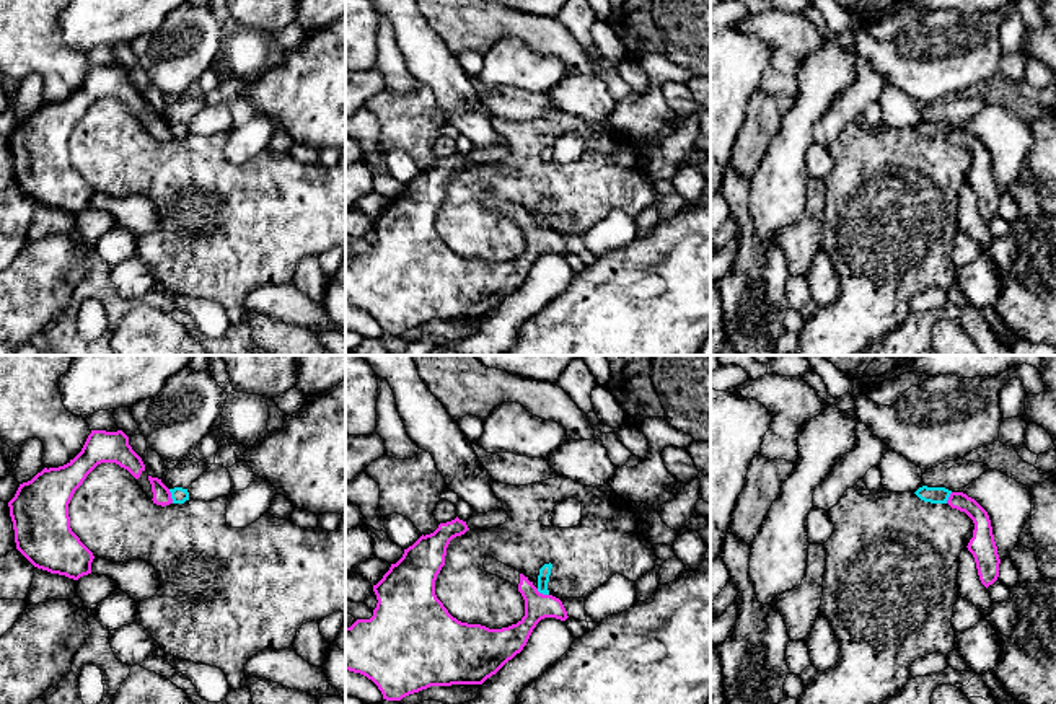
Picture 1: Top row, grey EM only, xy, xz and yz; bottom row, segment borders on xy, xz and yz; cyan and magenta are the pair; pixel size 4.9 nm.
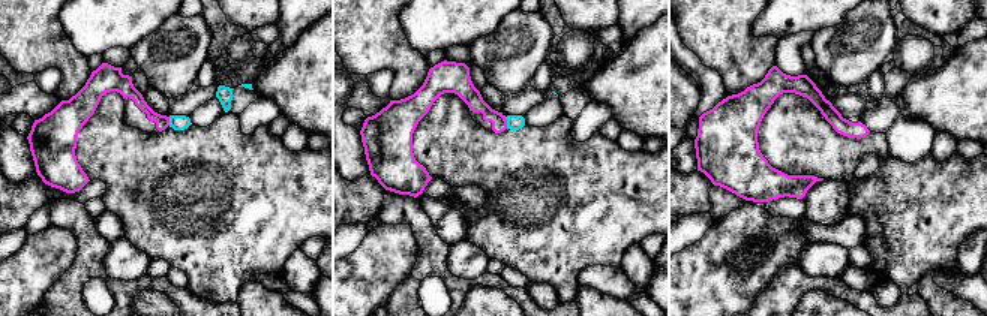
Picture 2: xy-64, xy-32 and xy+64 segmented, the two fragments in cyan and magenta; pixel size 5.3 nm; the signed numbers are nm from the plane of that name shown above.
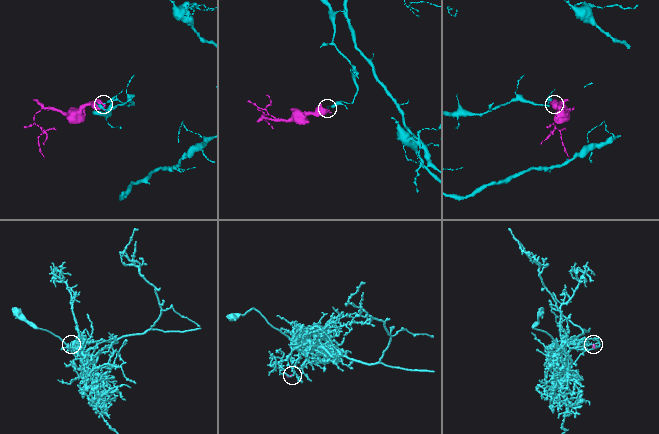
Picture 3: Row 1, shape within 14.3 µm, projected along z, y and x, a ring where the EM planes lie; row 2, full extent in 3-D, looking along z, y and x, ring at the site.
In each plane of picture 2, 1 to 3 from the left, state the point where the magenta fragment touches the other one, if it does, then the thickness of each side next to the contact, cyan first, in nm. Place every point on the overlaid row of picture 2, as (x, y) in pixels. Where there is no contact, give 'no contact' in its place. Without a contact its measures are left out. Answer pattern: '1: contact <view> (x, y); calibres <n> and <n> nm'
1: contact xy-64 (170, 122); calibres 80 and 80 nm
2: contact xy-32 (507, 123); calibres 80 and 100 nm
3: no contact

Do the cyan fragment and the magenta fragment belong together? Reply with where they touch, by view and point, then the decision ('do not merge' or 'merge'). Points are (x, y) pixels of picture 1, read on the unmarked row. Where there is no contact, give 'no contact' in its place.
xy (171, 131) | do not merge

